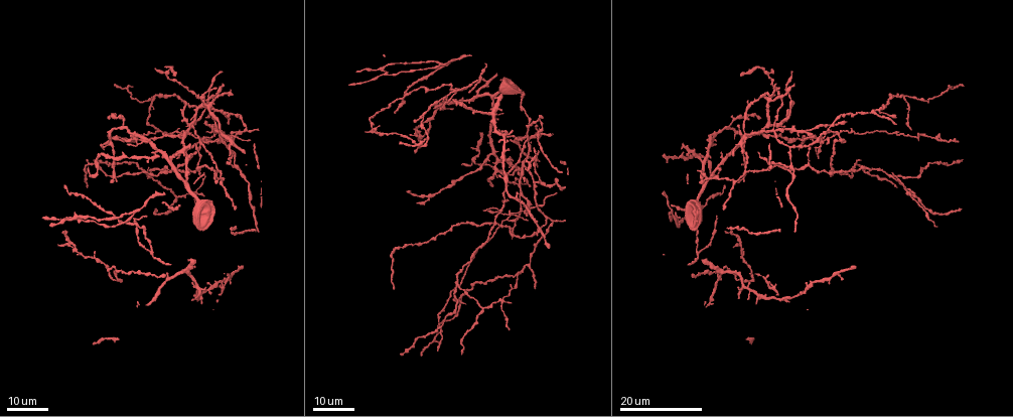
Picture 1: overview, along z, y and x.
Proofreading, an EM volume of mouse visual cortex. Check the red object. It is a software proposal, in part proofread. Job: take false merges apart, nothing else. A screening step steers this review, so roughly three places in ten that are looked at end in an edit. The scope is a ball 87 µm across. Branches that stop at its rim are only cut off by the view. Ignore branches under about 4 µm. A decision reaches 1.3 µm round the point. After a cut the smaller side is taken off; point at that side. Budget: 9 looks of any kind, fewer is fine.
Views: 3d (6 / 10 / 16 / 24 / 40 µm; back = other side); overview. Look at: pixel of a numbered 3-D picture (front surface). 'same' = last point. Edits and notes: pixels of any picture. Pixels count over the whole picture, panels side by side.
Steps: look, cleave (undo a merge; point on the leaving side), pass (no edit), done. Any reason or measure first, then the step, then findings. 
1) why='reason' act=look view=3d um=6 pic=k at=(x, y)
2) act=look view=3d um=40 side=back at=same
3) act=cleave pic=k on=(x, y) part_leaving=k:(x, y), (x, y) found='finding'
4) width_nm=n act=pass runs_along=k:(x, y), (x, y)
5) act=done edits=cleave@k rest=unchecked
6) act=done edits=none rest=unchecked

why='four arms meet' act=look view=3d um=16 pic=1 at=(497, 170)

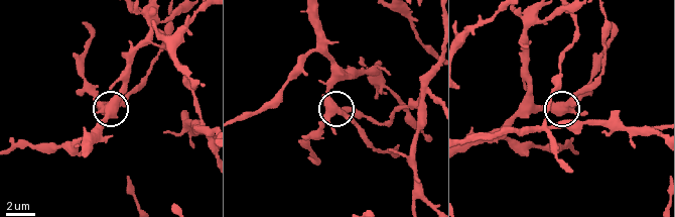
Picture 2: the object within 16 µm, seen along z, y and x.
why='closer look' act=look view=3d um=10 pic=2 at=(332, 113)

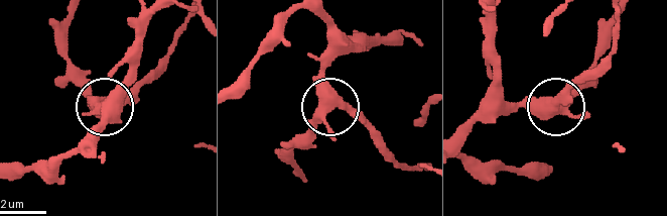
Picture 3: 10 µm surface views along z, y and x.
act=look view=3d um=6 pic=3 at=(332, 104)

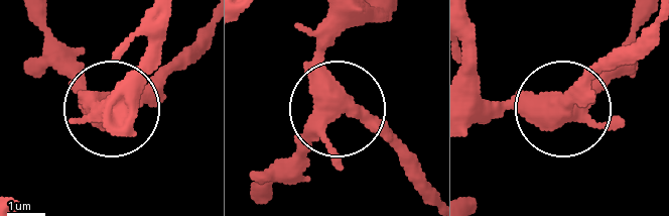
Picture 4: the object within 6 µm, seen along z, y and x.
act=pass runs_along=4:(325, 12), (325, 118), (271, 173) found='continuous, no second neuron'

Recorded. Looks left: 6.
why='arms run side by side' act=look view=3d um=16 pic=1 at=(504, 301)

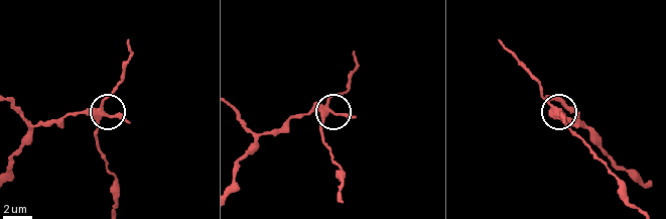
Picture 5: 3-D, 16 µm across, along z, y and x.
why='closer look' act=look view=3d um=6 pic=5 at=(324, 109)

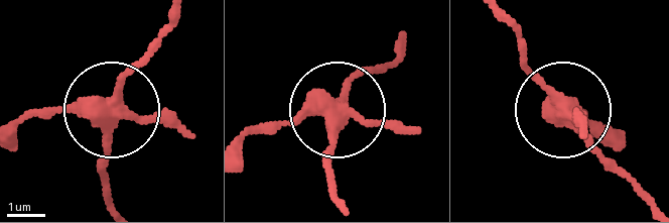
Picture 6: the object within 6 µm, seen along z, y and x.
act=cleave pic=6 on=(107, 160) part_leaving=6:(110, 117), (110, 201) found='a second neuron is stuck on'

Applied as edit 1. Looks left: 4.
why='side arm on a straight run' act=look view=3d um=24 pic=1 at=(788, 164)

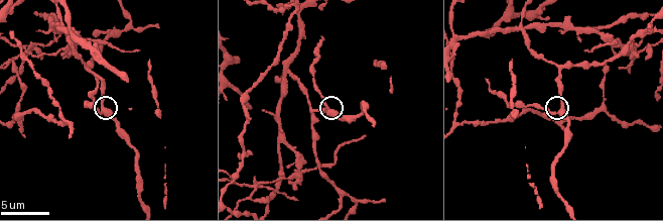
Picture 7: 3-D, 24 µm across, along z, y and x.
act=look view=3d um=6 pic=7 at=(562, 113)

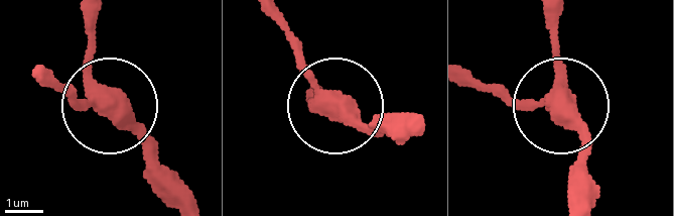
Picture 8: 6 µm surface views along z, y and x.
why='other side' act=look view=3d um=6 side=back pic=8 at=(101, 102)

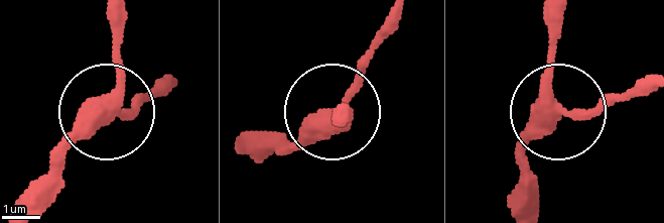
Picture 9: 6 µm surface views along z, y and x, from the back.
act=pass runs_along=9:(553, 20), (559, 104), (627, 97) found='all the same neuron'

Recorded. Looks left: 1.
why='a fork' act=look view=3d um=16 pic=7 at=(304, 171)

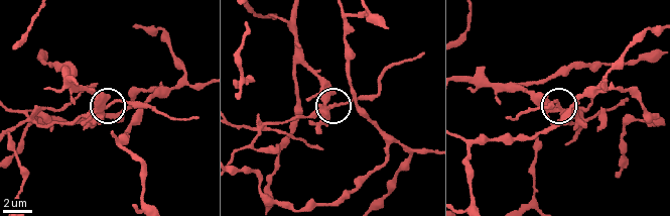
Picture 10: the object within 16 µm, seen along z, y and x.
side_arm_um=9 arms=3 act=cleave pic=10 on=(76, 117) found='a second neuron is stuck on'

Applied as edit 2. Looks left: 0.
act=done edits=cleave@6,cleave@10 rest=unchecked

